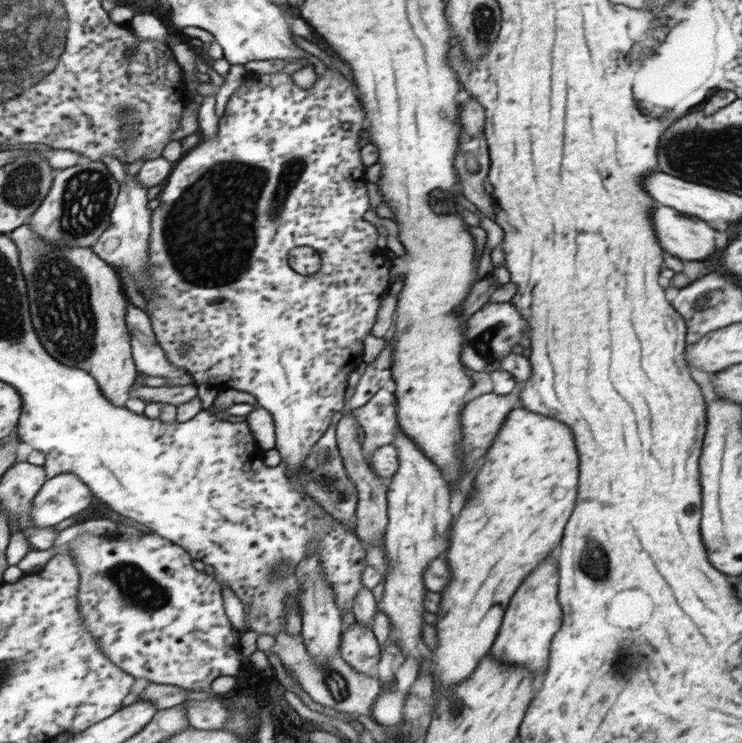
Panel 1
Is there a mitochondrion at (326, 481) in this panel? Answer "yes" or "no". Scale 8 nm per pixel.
no

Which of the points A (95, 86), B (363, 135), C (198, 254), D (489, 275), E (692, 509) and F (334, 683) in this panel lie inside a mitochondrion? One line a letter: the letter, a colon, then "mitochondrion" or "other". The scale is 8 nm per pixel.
A: other
B: other
C: mitochondrion
D: other
E: other
F: mitochondrion

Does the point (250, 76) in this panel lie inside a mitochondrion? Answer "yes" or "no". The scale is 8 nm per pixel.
no

